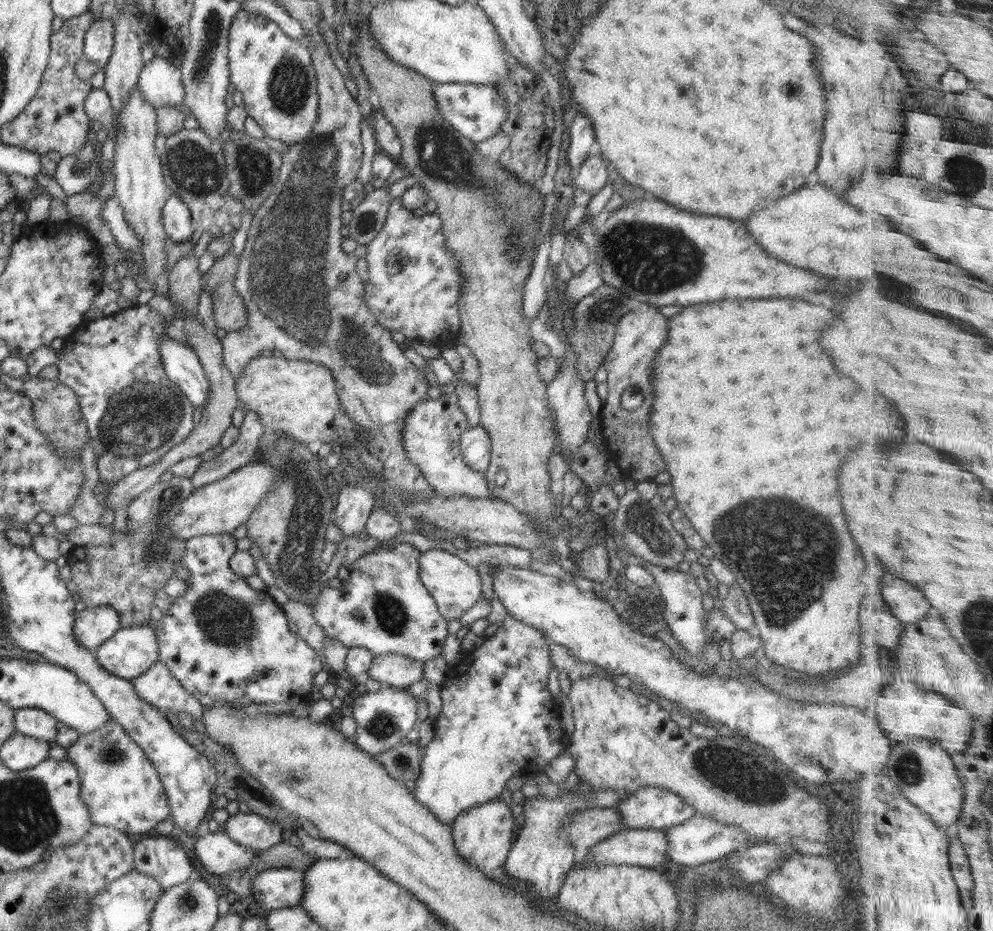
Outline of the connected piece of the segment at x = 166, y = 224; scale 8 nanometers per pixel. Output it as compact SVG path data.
M172 194L162 207L161 223L171 243L188 241L195 235L192 218L186 203Z

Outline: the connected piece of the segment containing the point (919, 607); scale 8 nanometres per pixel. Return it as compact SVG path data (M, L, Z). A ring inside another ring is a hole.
M894 574L884 578L883 595L892 607L892 612L906 624L922 622L933 607L922 590L902 578L896 578Z

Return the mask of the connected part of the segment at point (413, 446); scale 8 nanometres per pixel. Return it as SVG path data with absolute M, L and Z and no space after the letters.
M450 388L440 400L424 400L416 403L412 414L406 416L401 441L408 461L416 465L428 484L445 497L472 497L492 499L484 473L476 472L464 461L460 451L461 434L469 429L464 411L458 407L458 397Z

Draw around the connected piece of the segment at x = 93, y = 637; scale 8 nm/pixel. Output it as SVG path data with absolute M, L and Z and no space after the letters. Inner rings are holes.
M111 606L86 607L76 615L73 626L76 640L90 652L95 650L120 628L121 618Z

